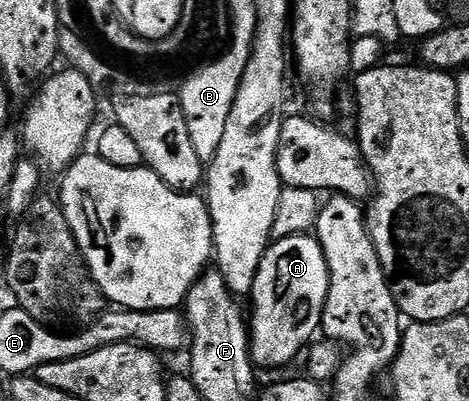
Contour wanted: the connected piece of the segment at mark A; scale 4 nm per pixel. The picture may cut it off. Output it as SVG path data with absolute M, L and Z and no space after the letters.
M296 234L267 248L252 291L254 315L248 318L250 357L255 367L286 366L311 345L313 334L317 335L322 325L329 287L328 264L317 237Z

